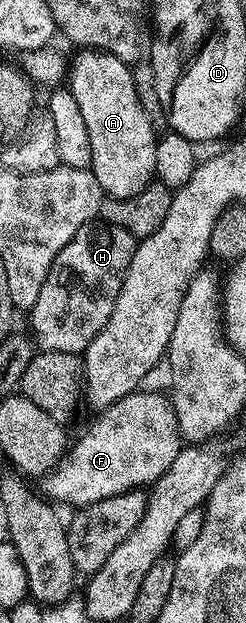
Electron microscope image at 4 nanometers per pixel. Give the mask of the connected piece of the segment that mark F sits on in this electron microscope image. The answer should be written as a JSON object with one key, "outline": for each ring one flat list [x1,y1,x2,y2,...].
{"outline":[[141,388,123,396,115,404,100,411,96,417,86,428,85,435,74,446,72,443,57,465,40,479,41,490,46,494,46,499,54,498,65,506,84,508,128,490,148,487,159,481,167,468,171,468,179,449,179,431,173,403,168,397,148,394,145,388]]}

